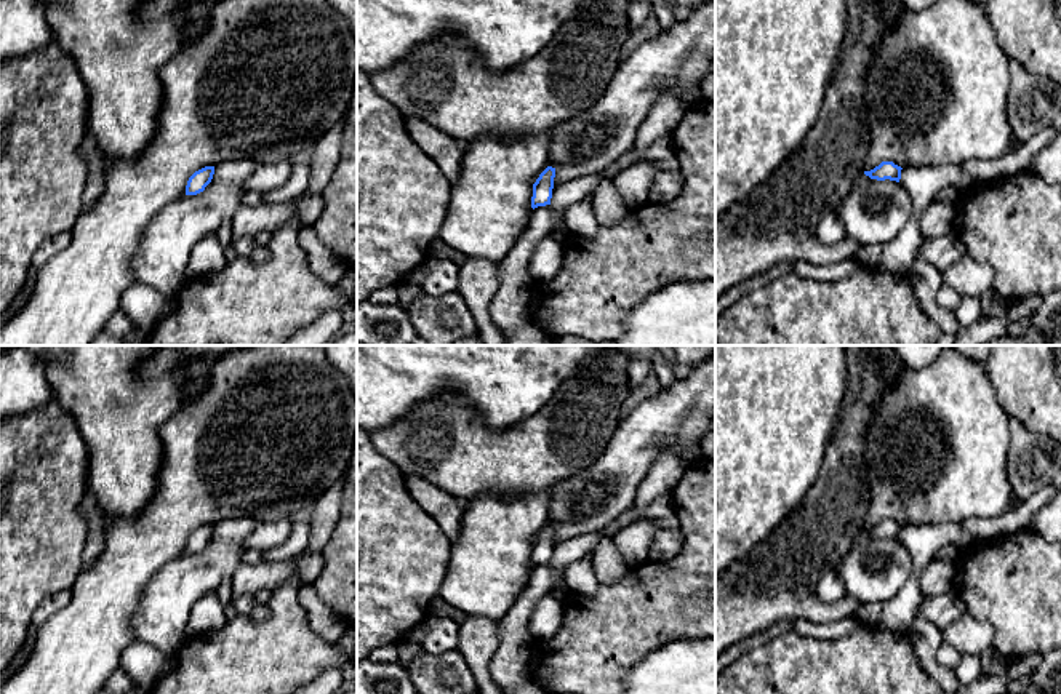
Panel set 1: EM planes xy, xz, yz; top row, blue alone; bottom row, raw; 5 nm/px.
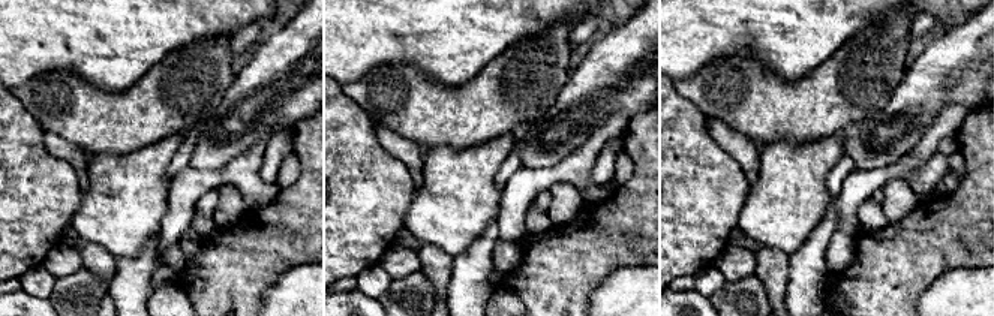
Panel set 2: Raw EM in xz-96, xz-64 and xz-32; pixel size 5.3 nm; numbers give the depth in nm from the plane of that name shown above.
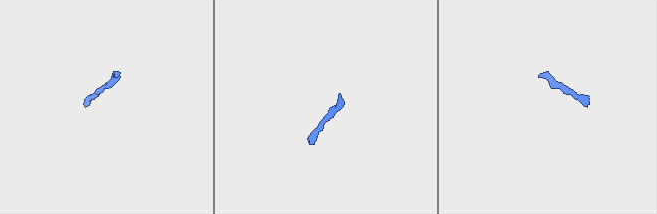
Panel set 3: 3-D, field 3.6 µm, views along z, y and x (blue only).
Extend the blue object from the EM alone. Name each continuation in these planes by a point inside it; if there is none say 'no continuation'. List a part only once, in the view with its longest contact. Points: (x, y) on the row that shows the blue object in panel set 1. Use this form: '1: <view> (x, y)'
no continuation

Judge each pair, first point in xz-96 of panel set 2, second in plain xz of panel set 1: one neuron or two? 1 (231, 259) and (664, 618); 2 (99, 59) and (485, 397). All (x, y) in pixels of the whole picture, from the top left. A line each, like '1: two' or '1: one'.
1: one
2: one

